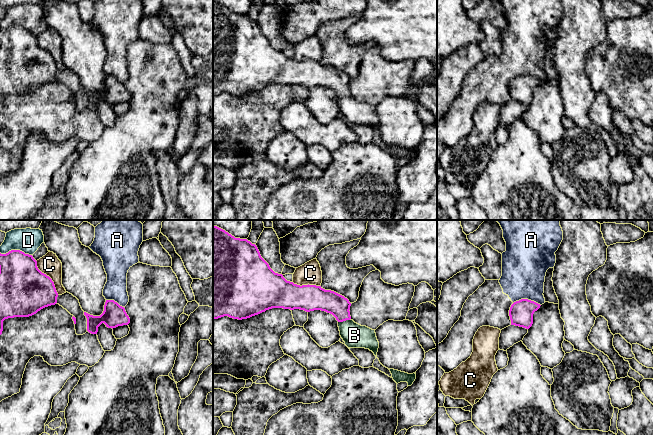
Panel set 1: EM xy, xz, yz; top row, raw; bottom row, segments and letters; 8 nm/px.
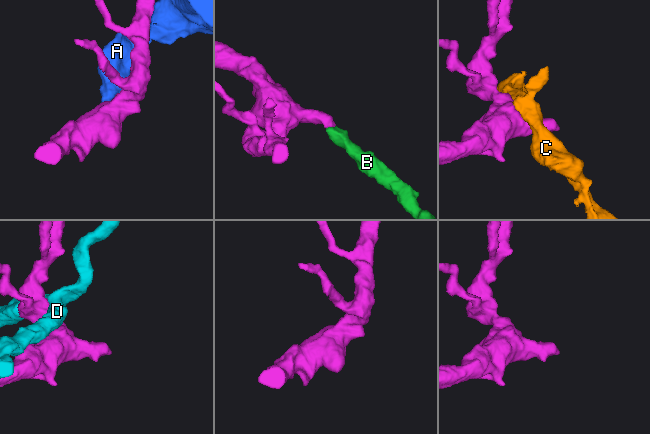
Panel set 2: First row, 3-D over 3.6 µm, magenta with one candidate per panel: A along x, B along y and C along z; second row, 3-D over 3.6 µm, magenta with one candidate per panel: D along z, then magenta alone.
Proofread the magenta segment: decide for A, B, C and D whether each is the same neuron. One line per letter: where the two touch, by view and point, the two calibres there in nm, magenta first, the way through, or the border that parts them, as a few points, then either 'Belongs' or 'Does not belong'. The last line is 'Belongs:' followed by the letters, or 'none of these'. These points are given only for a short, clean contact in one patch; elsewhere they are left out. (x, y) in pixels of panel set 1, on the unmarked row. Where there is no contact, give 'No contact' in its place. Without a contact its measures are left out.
A: Touches magenta at yz (527, 75). Thickness 190 nm (magenta) against 360 nm. Does not belong
B: Touches magenta at xz (344, 96). Thickness 180 nm (magenta) against 190 nm. Path across: xz (329, 77), (342, 90), (344, 96), (346, 102), (354, 111). Belongs
C: Touches magenta at xy (49, 53). Thickness 400 nm (magenta) against 160 nm. Does not belong
D: Touches magenta at xy (16, 26). Thickness 340 nm (magenta) against 200 nm. Does not belong
Belongs: B

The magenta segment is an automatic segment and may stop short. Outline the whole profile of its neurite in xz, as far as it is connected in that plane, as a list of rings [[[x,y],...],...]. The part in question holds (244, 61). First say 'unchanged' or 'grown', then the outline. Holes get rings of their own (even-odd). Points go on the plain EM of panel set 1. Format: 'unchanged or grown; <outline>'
grown; [[[213,1],[213,95],[228,92],[247,95],[272,84],[300,85],[306,88],[321,86],[332,90],[338,97],[340,112],[348,124],[369,125],[377,133],[379,118],[375,106],[355,99],[350,92],[351,79],[344,72],[316,61],[297,61],[287,57],[282,50],[275,49],[261,33],[255,20],[247,15],[235,14],[225,6]]]

